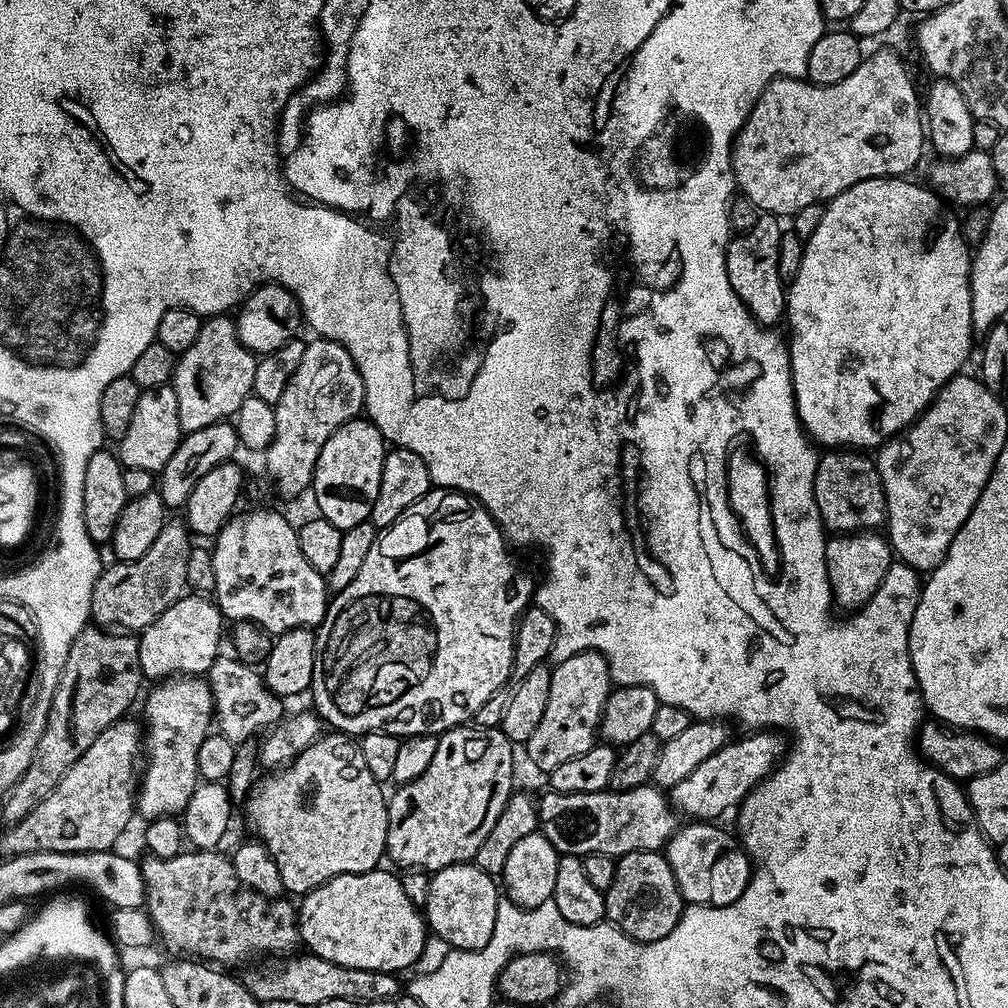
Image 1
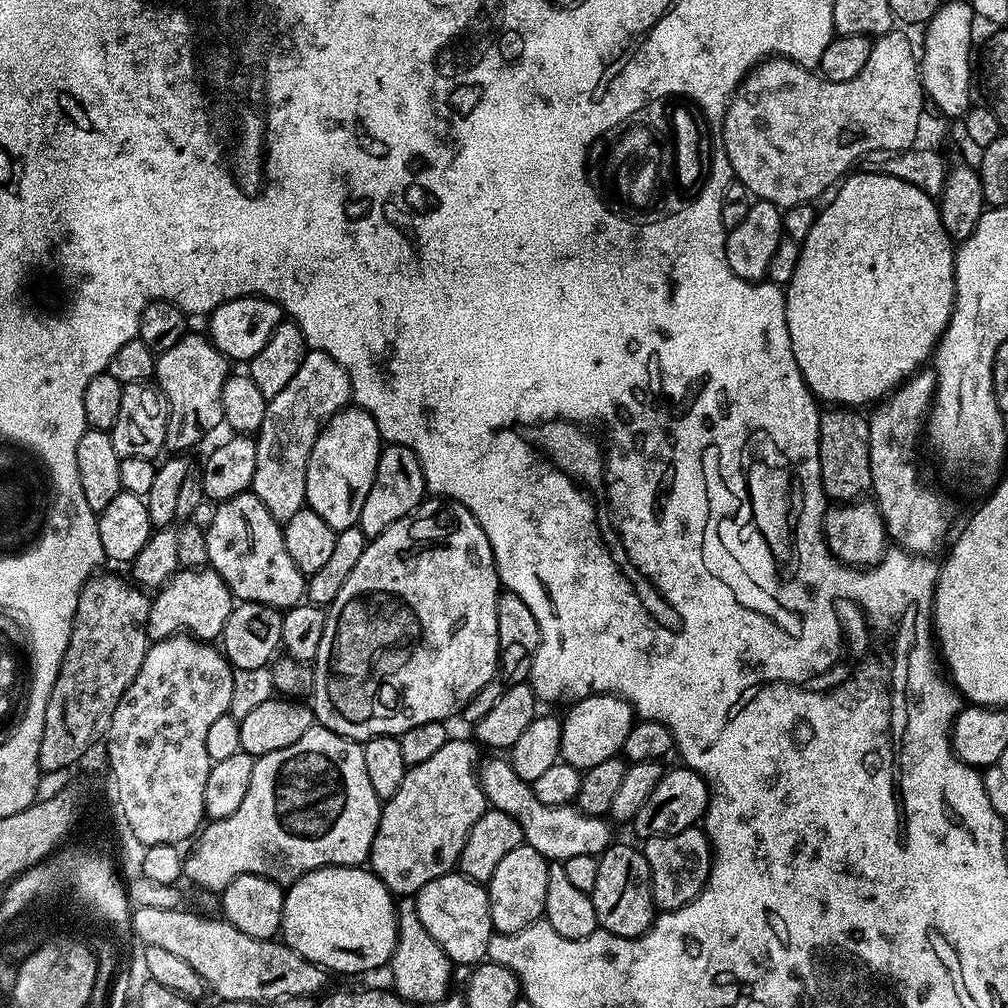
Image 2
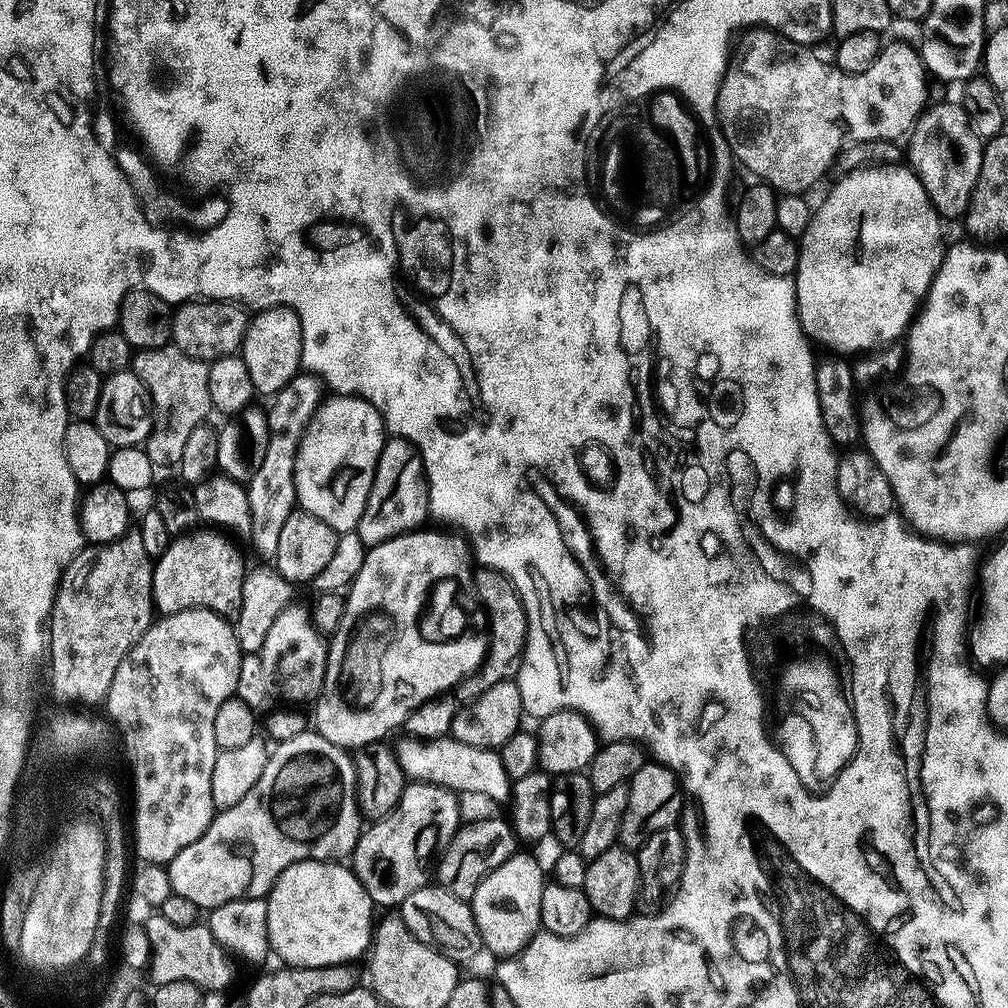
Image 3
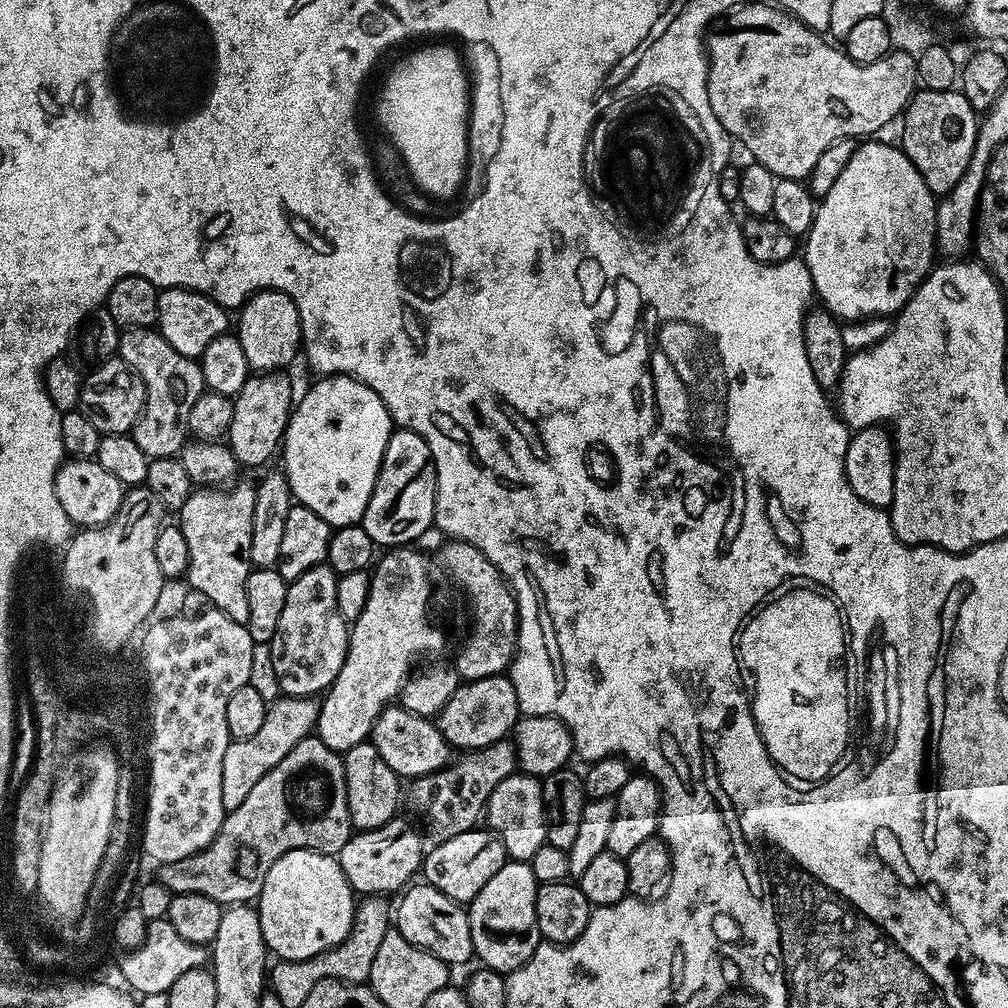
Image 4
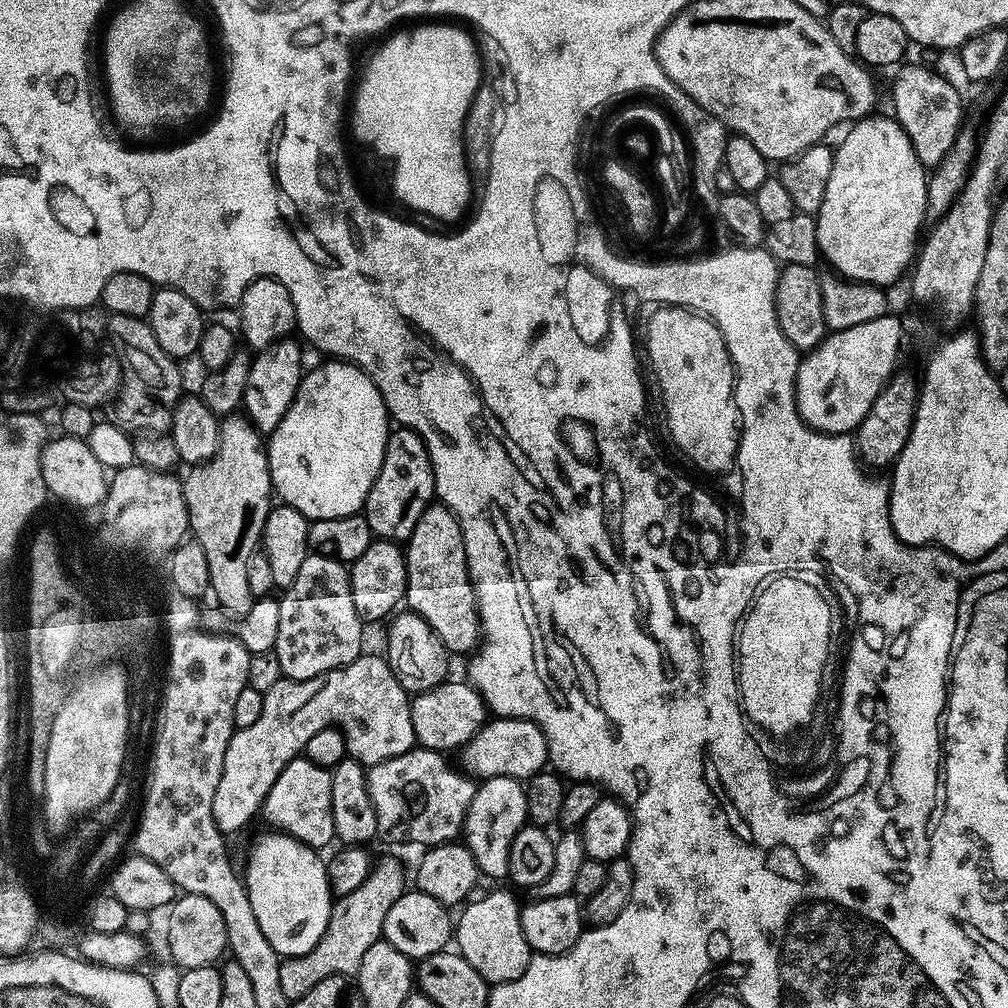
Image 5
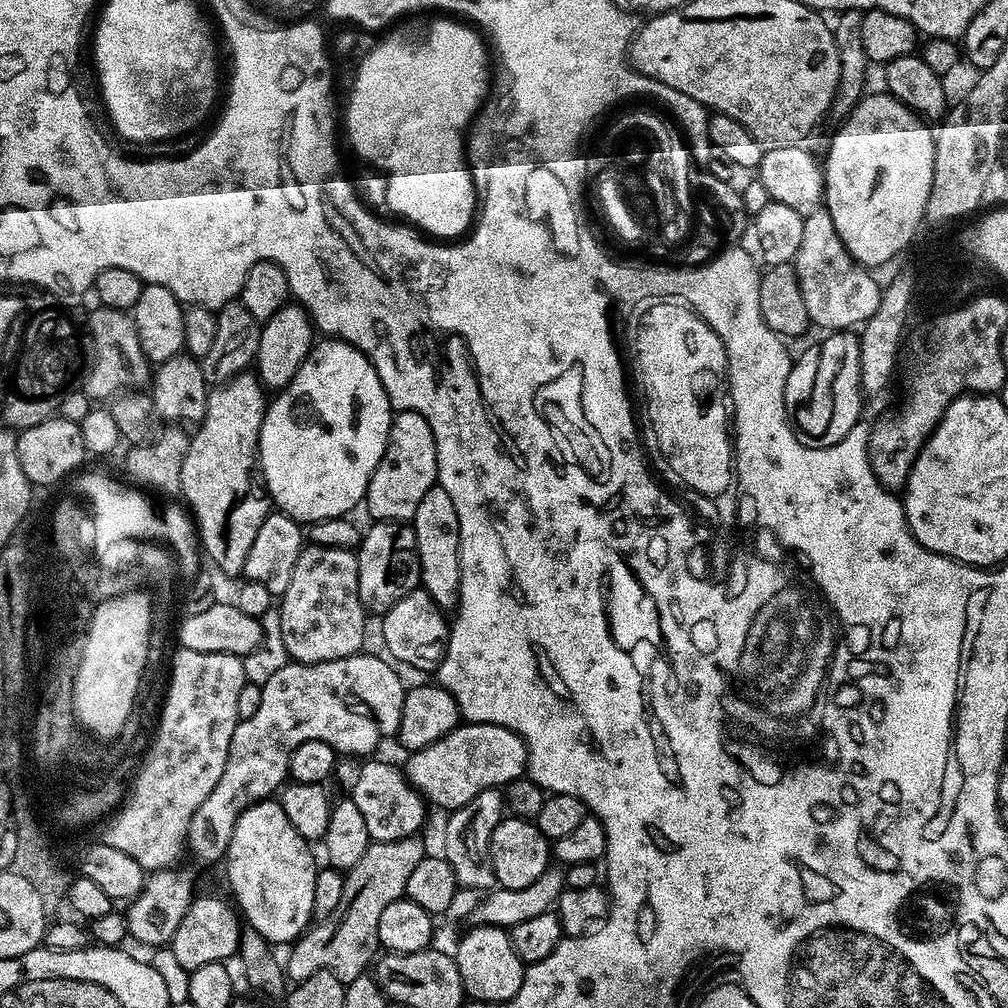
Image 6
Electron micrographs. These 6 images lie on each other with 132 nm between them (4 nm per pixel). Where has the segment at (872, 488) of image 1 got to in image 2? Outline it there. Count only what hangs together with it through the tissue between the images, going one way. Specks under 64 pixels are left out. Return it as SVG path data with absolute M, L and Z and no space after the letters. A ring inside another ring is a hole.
M827 410L820 413L820 487L832 502L851 502L861 499L871 489L870 430L868 416L856 410Z

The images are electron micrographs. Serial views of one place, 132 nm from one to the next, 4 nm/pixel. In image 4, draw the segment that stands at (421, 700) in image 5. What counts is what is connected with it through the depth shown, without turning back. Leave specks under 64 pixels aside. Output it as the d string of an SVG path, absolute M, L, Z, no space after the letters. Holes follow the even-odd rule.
M501 674L461 683L438 717L444 741L453 749L479 750L505 739L515 729L522 713L511 679Z

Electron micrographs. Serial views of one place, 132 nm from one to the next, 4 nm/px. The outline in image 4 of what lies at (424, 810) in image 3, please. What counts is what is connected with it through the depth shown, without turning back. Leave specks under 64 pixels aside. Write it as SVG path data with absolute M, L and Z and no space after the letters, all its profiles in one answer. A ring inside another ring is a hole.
M397 818L369 832L357 831L342 846L338 859L353 893L387 897L388 892L399 893L413 883L412 875L421 871L425 851L419 834L403 818Z

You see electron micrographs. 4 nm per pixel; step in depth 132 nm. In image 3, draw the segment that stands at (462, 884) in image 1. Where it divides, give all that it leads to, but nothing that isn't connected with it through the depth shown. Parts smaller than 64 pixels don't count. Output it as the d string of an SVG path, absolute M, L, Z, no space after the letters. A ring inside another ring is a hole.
M429 886L414 890L410 898L406 898L398 906L400 917L410 926L410 934L431 948L437 948L446 958L463 962L472 960L482 952L478 926L474 922L472 905L467 900L459 900L454 894L439 886Z

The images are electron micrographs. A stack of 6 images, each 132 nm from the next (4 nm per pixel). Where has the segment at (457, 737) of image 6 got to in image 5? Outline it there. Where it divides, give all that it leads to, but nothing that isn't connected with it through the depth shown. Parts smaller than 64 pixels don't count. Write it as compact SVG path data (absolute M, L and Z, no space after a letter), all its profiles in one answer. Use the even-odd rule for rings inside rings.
M492 718L480 728L478 734L459 749L458 764L473 778L514 778L521 782L531 781L533 776L545 771L548 759L548 743L542 730L529 720Z

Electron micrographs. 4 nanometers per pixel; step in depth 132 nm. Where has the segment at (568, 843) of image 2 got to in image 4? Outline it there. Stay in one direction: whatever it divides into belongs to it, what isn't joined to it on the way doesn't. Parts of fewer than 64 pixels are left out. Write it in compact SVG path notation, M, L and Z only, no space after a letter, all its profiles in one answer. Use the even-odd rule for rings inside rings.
M399 706L385 707L384 711L380 713L380 717L376 719L372 727L370 743L376 747L378 754L382 754L386 766L390 766L390 770L394 770L396 775L401 778L429 776L440 768L447 768L450 763L450 755L448 756L450 746L444 741L444 736L439 727L431 719L410 714L406 709Z

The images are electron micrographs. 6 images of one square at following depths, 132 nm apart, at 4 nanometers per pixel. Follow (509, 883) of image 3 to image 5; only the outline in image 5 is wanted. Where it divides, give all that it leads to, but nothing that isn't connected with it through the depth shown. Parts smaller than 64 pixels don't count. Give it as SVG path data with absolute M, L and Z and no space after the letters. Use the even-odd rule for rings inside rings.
M496 892L493 896L475 900L463 909L465 912L454 924L454 944L458 952L489 985L509 984L522 978L534 953L526 942L526 934L522 934L521 905L516 904L515 898L508 892Z

